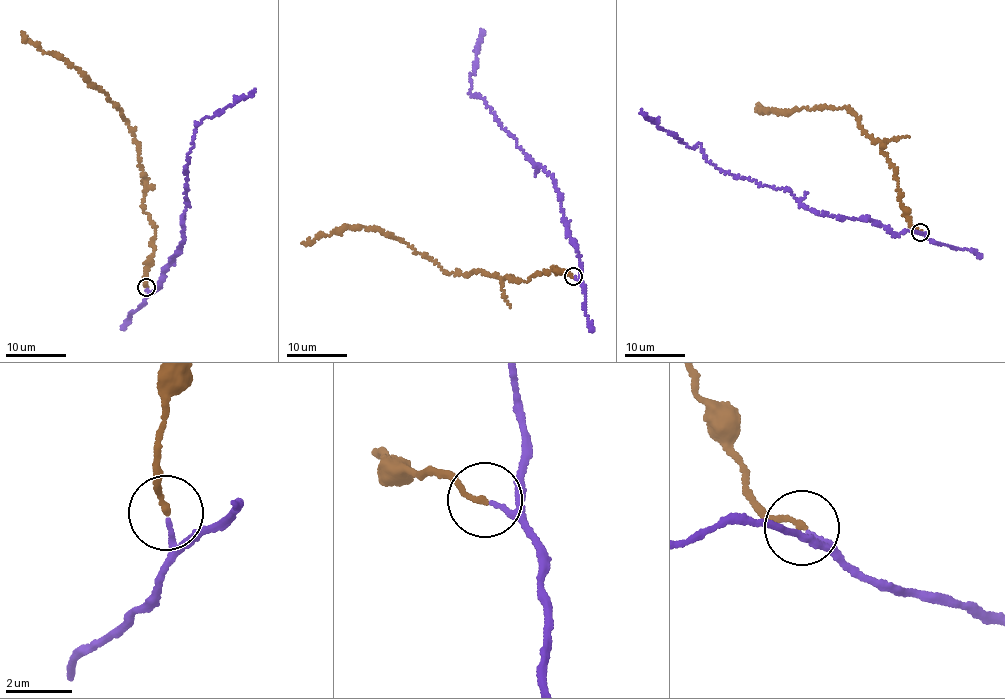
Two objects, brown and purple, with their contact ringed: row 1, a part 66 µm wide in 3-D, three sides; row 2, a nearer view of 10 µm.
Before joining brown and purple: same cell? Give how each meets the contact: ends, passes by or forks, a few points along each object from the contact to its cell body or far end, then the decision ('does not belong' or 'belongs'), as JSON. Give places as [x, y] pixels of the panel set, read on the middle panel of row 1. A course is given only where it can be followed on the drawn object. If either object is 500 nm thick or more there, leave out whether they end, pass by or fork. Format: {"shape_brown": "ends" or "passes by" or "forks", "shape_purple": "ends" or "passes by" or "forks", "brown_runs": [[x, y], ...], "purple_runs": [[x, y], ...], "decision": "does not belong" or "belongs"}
{"shape_brown": "ends", "shape_purple": "passes by", "brown_runs": [[574, 276], [552, 268], [520, 281], [477, 270], [446, 271], [408, 243], [374, 229], [347, 225], [303, 243]], "purple_runs": [[574, 277], [578, 251], [554, 178], [473, 95], [470, 76], [481, 30]], "decision": "belongs"}

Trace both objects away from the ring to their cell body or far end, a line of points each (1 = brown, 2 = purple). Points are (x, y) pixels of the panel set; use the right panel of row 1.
1: (920, 231), (899, 200), (893, 166), (857, 116), (845, 107), (761, 112), (758, 105)
2: (922, 233), (820, 214), (781, 187), (721, 171), (701, 145), (682, 144), (640, 110)

